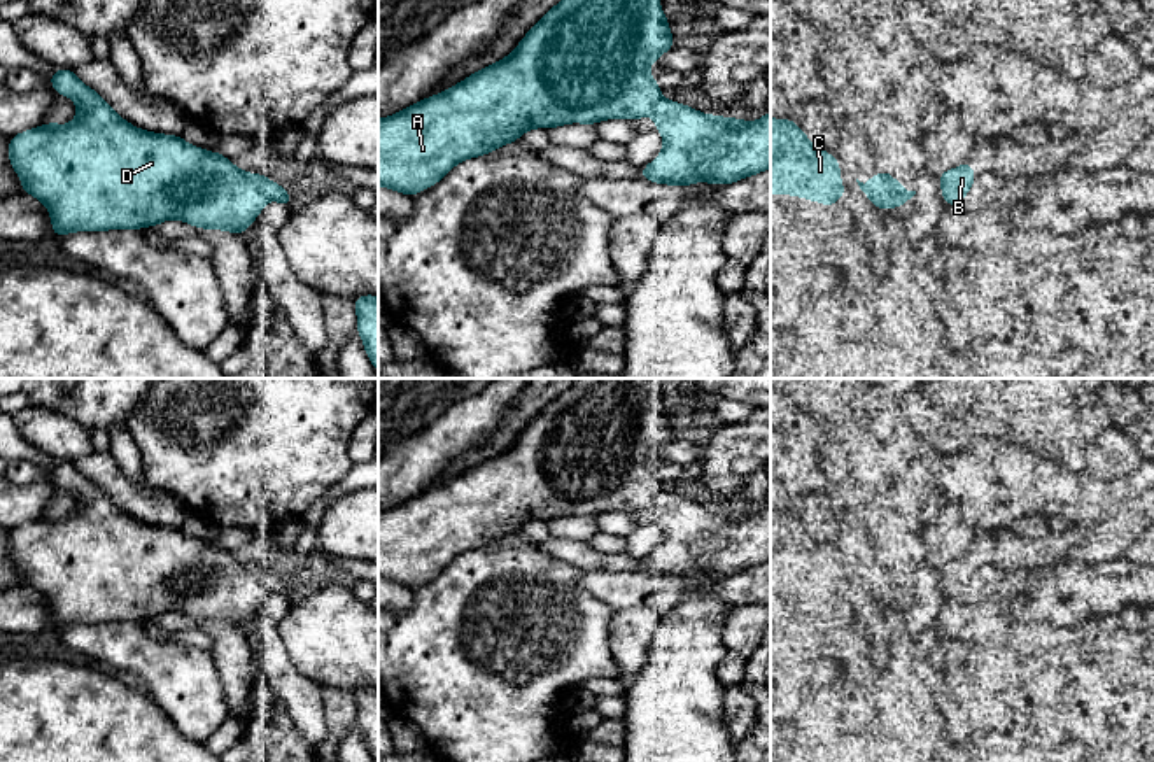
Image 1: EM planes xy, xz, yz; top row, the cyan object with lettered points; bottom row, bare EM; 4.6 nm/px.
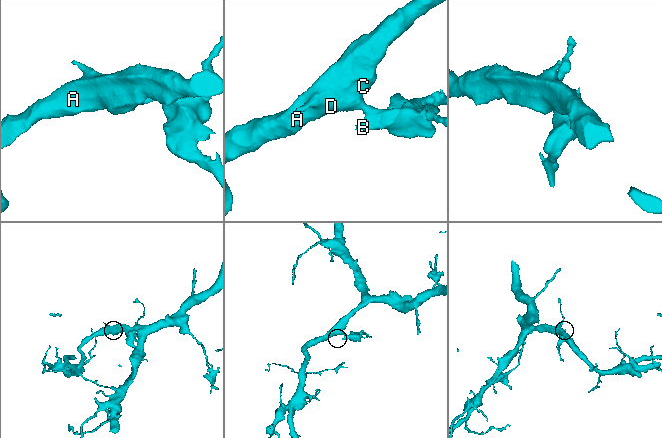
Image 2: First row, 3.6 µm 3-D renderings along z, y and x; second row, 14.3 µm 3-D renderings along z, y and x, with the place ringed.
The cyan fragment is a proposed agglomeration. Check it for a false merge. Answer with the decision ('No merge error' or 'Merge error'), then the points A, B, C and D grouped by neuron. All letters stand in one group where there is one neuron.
No merge error. Groups: A B C D

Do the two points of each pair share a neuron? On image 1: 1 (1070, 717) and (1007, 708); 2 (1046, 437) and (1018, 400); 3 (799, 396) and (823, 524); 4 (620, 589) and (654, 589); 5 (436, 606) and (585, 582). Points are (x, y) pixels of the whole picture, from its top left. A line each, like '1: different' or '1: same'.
1: same
2: same
3: different
4: same
5: different

